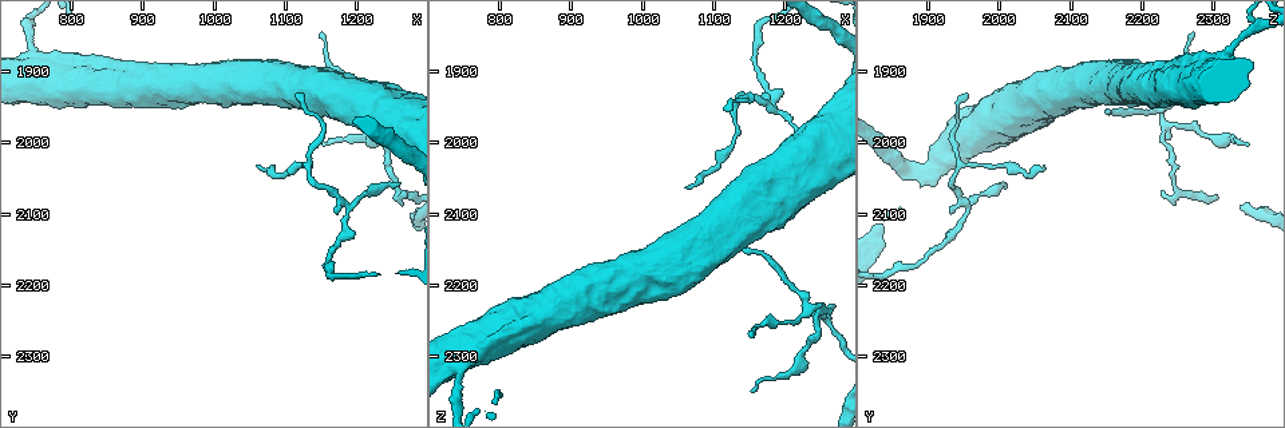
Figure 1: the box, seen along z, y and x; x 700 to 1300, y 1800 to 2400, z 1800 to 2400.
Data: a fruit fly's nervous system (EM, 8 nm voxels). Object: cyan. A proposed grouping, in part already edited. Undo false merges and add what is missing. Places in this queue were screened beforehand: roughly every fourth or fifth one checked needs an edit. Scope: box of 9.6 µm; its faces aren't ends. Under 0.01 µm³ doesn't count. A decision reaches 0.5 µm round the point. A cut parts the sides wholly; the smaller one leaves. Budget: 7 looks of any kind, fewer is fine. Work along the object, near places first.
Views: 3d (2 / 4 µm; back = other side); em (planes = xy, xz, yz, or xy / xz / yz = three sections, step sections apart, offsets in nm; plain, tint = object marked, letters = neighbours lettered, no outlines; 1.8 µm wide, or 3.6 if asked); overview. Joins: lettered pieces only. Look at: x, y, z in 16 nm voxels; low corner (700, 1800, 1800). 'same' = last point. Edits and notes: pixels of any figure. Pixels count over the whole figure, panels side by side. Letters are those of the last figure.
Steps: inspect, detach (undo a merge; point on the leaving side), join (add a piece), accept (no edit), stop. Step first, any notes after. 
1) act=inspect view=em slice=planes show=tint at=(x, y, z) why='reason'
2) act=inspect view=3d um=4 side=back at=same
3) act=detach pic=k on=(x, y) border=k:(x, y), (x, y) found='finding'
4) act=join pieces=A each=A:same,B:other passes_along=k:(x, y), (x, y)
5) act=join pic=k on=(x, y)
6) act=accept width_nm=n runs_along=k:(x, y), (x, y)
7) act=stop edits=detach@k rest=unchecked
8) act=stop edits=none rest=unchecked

act=inspect view=em slice=xy step=16 show=letters at=(1260, 2055, 2010) why='free end'

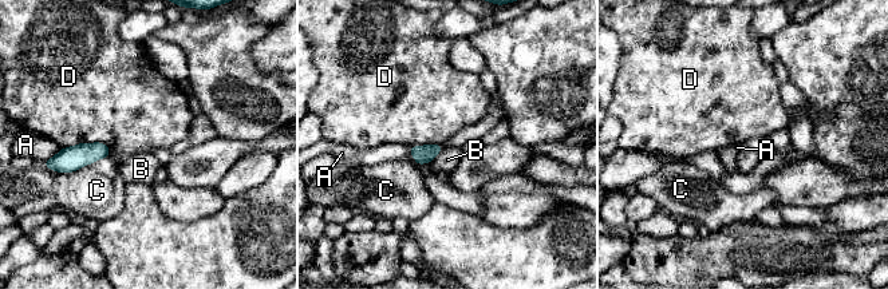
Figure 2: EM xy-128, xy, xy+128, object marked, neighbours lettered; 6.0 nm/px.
act=accept each=A:other,B:other,C:other,D:other border=2:(62, 149), (103, 142), (110, 154) found='none of them fits'

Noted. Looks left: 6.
act=inspect view=3d um=2 at=(1150, 2000, 2350) why='tapers out'

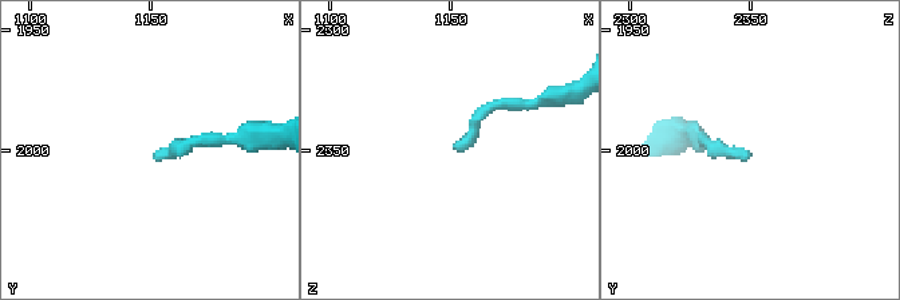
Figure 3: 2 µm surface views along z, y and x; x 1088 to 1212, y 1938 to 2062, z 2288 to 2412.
act=inspect view=em slice=xz step=4 show=letters at=(1152, 2003, 2351) why='need the tissue'

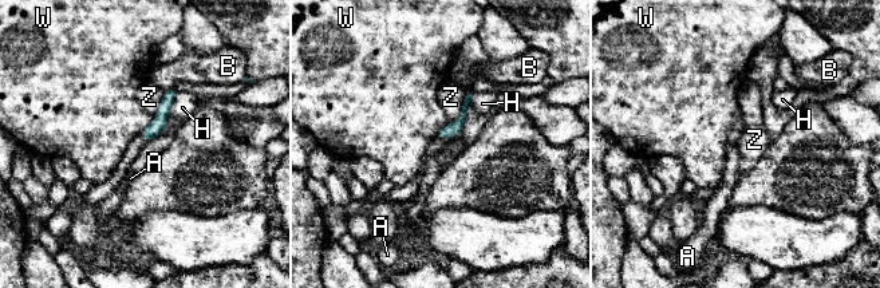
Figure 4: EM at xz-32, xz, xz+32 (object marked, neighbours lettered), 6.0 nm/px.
act=accept each=A:other,B:other,H:other,W:other,Z:other found='none of them fits'

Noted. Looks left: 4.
act=inspect view=em um=3.6 slice=planes show=letters at=(740, 1890, 2310) why='calibre changes'

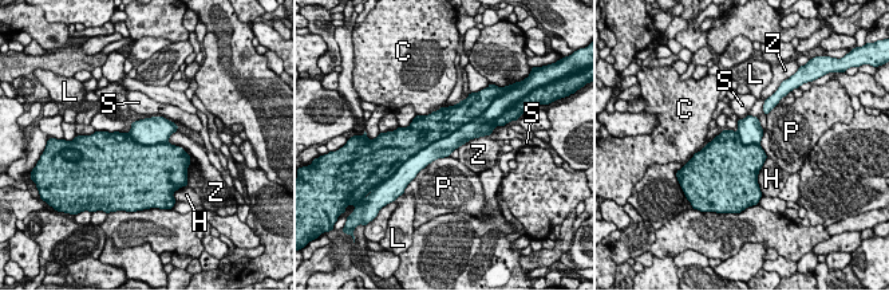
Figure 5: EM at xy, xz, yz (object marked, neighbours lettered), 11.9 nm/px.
act=accept each=C:other,H:other,L:other,P:other,S:other,Z:other border=5:(449, 156), (433, 160), (415, 177) found='continuous, no second neuron'

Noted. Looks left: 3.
act=stop edits=none rest=unchecked

